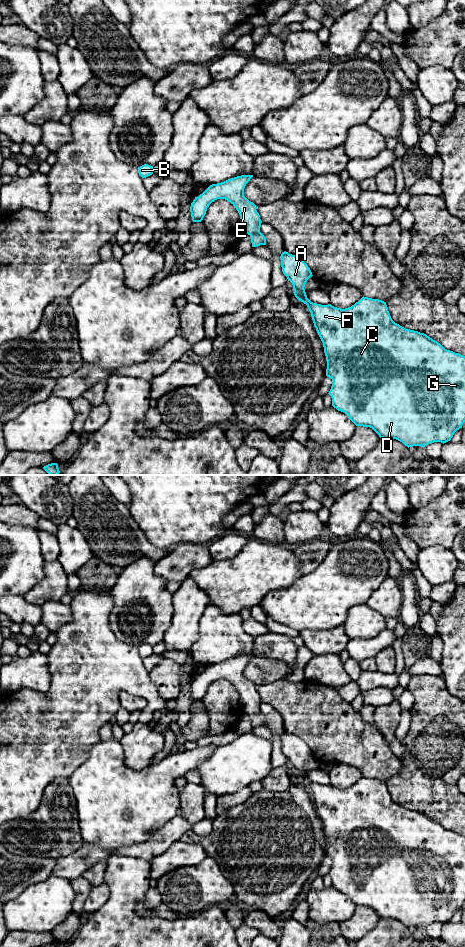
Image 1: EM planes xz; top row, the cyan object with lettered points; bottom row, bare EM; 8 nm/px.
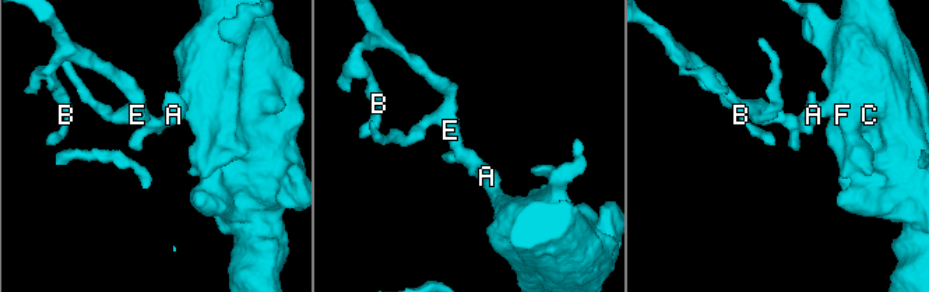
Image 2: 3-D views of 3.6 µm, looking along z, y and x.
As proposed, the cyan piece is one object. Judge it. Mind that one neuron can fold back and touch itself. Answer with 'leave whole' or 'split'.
leave whole

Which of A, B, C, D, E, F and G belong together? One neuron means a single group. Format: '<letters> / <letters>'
A B C D E F G

